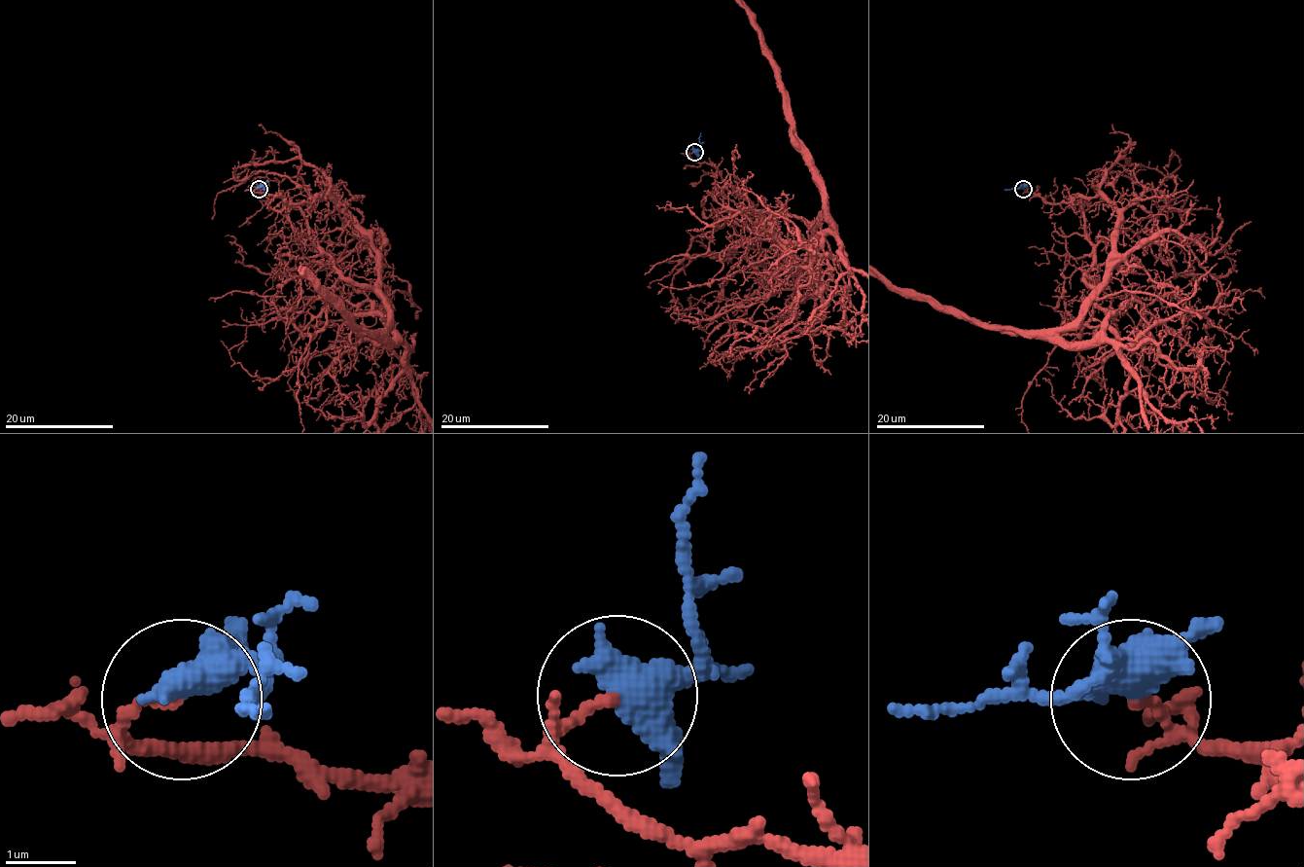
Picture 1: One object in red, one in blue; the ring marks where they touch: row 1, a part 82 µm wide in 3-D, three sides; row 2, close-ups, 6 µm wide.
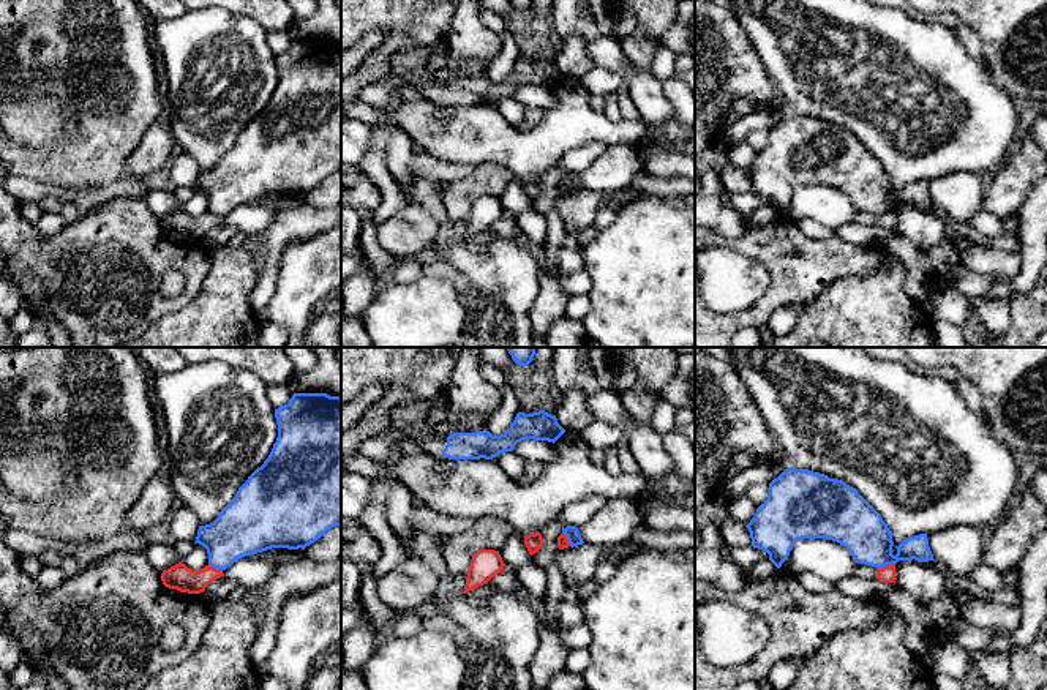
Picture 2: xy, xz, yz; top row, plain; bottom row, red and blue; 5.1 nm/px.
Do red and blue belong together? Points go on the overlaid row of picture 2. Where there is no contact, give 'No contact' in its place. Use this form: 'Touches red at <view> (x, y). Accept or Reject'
Touches red at yz (886, 566). Reject

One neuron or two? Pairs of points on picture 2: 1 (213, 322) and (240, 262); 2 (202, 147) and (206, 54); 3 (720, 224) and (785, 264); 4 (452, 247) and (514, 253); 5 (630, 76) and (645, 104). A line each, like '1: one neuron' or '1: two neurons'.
1: one neuron
2: one neuron
3: two neurons
4: one neuron
5: one neuron

